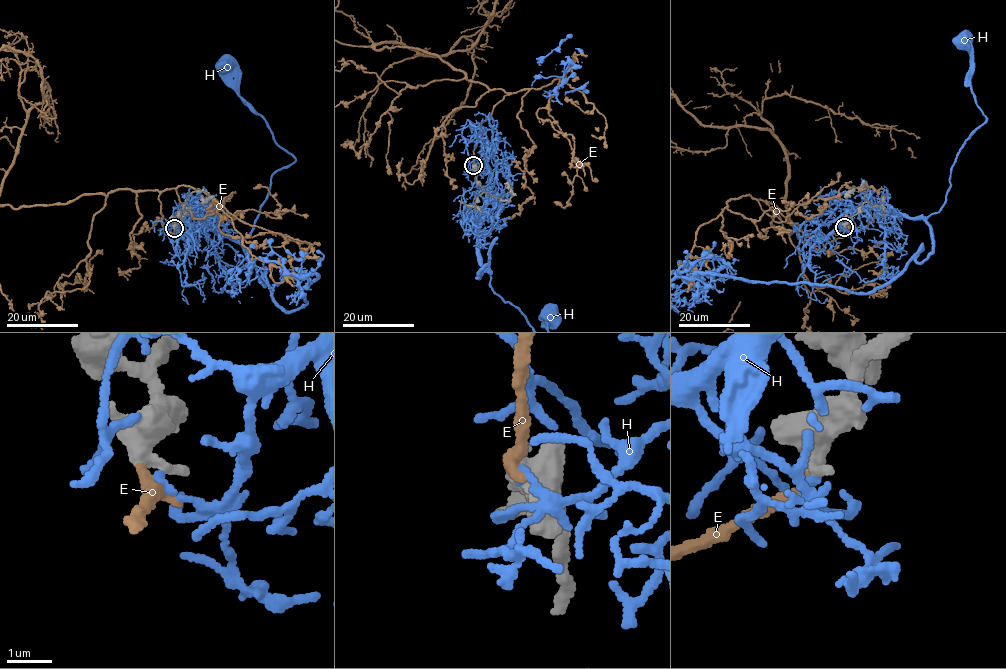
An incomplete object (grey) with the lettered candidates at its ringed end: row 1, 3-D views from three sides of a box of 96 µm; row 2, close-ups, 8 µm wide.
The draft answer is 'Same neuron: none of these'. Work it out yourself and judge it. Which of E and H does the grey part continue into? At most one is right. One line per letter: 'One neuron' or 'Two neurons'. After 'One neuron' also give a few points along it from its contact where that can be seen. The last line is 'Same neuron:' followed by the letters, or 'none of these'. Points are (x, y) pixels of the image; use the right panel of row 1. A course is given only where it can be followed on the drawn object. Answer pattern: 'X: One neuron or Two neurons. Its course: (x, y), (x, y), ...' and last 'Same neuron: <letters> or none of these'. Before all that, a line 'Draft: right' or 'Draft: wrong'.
Draft: wrong
E: One neuron
H: Two neurons
Same neuron: E

